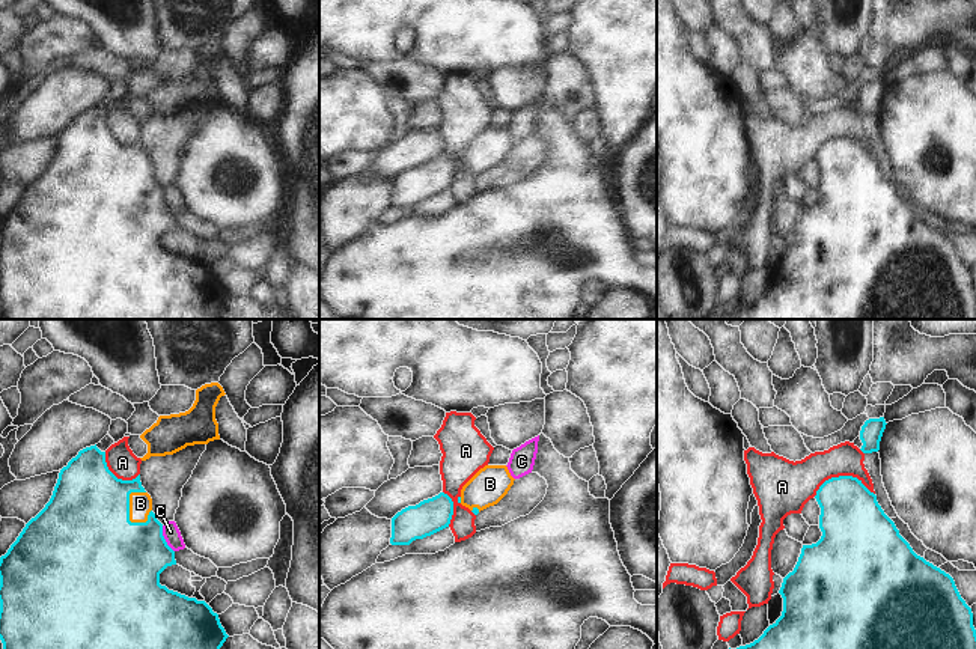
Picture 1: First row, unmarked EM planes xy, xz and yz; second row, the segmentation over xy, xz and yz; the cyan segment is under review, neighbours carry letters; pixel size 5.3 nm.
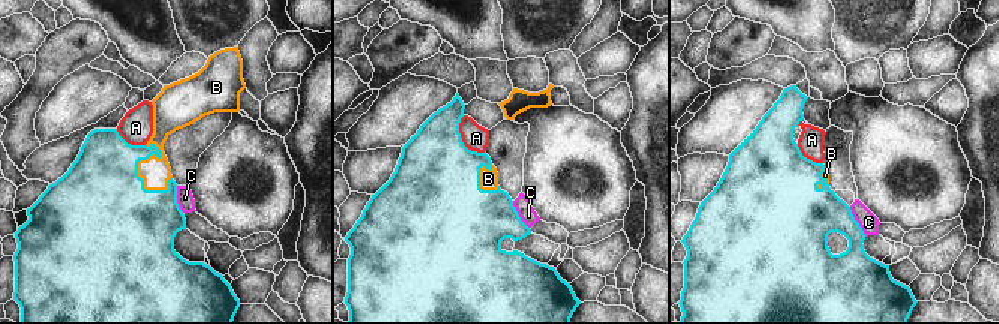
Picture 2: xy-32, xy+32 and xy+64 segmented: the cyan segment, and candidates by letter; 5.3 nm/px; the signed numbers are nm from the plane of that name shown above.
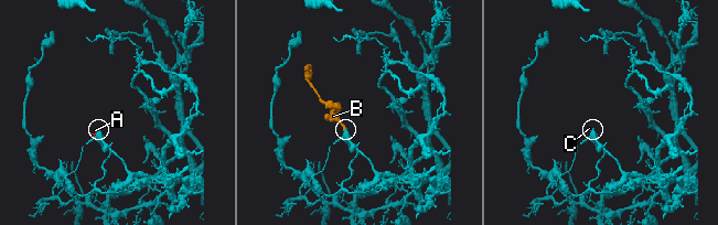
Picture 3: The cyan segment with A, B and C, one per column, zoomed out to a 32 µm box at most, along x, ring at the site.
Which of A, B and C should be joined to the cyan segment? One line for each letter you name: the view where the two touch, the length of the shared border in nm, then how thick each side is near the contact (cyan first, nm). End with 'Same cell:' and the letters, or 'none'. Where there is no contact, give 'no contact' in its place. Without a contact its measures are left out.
B: contact in xy; length 190 nm; calibres 460 and 130 nm
Same cell: B

